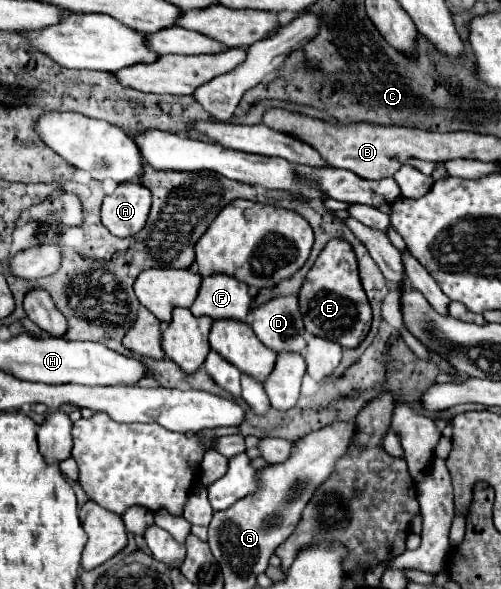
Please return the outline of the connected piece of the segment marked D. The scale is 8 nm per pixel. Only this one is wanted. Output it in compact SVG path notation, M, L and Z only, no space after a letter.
M296 295L278 297L262 307L252 309L248 325L254 329L256 337L276 353L304 353L306 349L304 325Z

